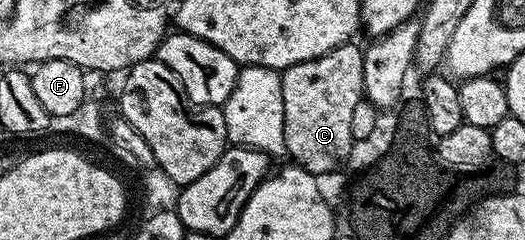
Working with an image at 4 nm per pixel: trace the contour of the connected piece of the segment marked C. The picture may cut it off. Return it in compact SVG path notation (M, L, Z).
M351 41L340 45L336 49L332 49L328 53L324 53L324 57L316 57L312 61L304 61L300 65L292 65L281 72L282 88L284 89L284 145L286 146L286 155L289 156L297 166L304 168L309 175L315 177L323 177L329 171L334 171L346 158L350 155L350 150L356 147L356 141L352 137L352 113L356 110L356 105L364 97L364 51L360 46L357 47L357 42Z

